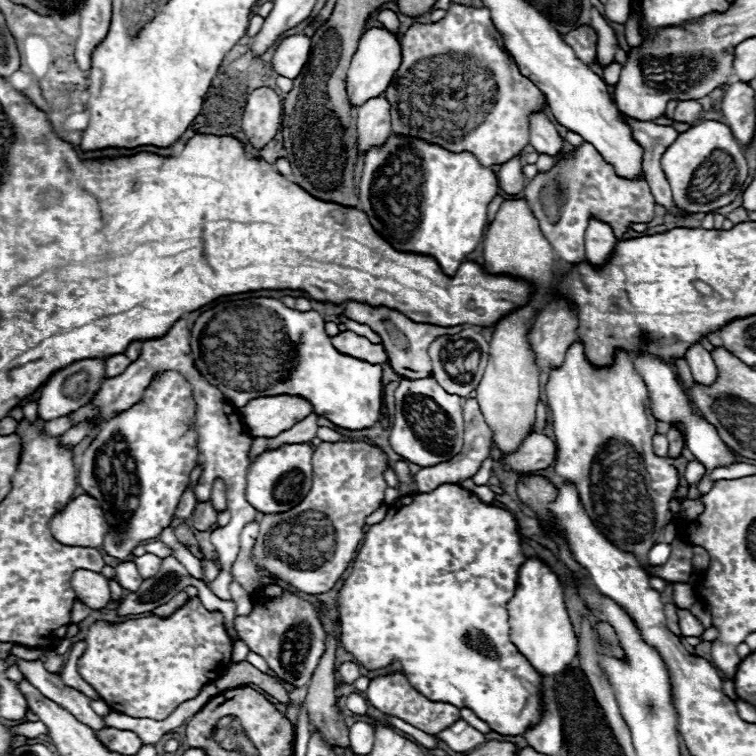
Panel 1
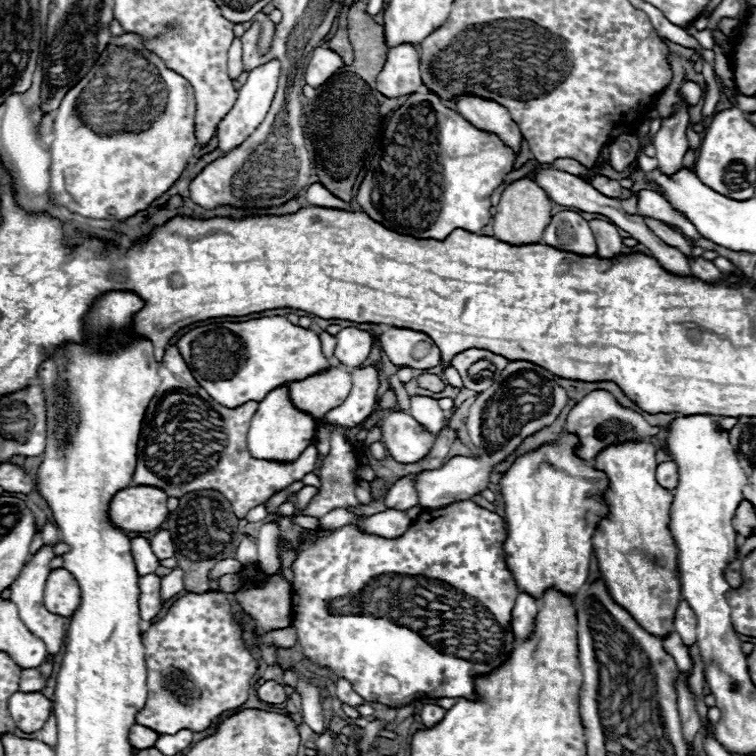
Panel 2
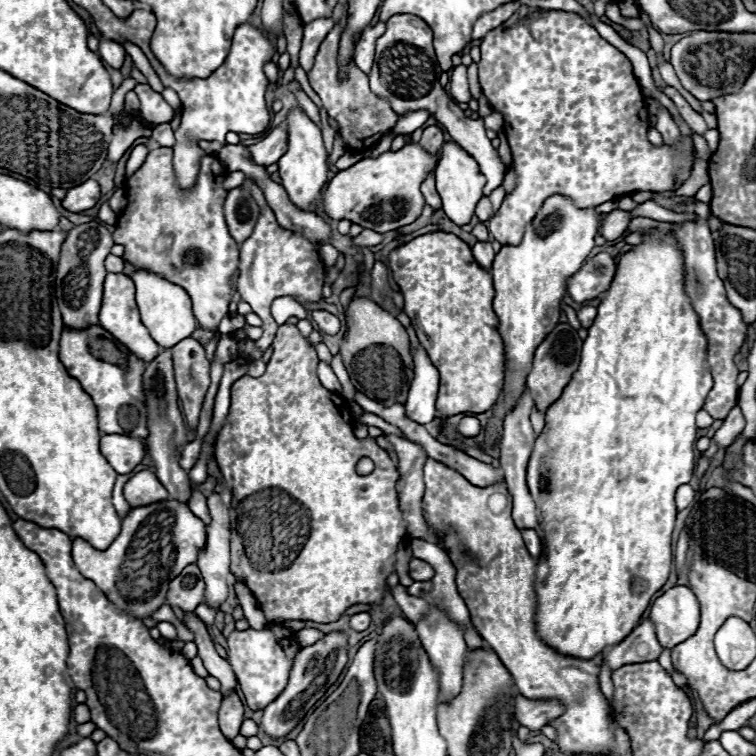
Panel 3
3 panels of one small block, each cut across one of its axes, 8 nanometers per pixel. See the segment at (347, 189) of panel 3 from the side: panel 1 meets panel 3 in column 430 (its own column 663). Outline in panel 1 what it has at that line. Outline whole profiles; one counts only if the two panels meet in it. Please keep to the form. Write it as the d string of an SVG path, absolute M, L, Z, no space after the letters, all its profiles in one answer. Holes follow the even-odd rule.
M704 120L698 126L682 132L666 148L662 156L662 170L670 182L676 206L692 214L714 212L730 204L742 194L750 174L744 152L732 136L732 130L716 120Z

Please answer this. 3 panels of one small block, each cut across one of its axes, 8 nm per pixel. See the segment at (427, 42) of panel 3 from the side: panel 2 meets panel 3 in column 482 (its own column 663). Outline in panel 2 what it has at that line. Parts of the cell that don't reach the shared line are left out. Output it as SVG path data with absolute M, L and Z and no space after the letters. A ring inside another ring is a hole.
M680 102L678 110L672 114L672 118L666 118L662 122L662 128L654 136L658 170L666 176L670 176L682 168L684 154L688 152L688 140L686 140L688 122L690 122L688 106L686 106L686 102Z

